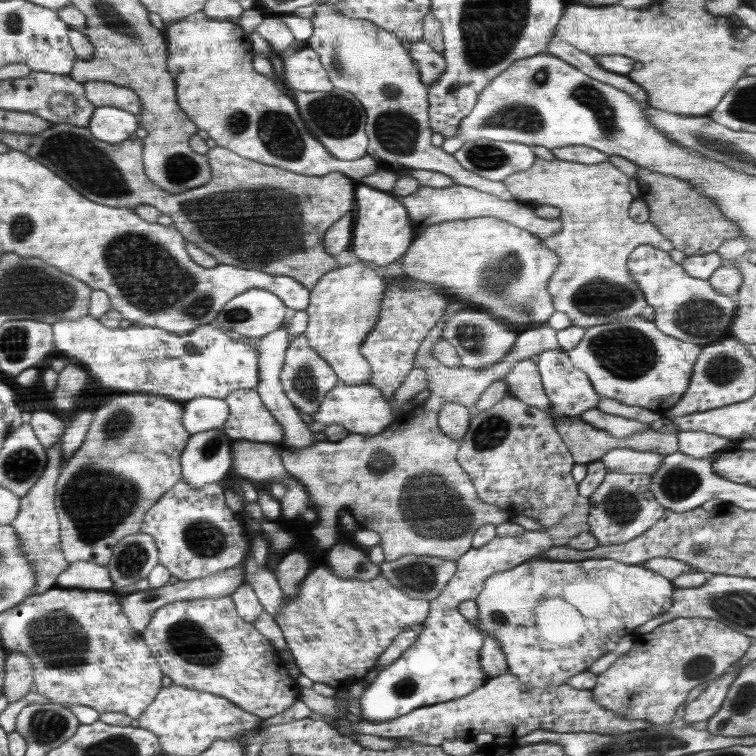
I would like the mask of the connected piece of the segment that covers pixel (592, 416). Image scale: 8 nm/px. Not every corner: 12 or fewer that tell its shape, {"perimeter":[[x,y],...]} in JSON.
{"perimeter":[[586,409],[582,420],[620,439],[651,424]]}

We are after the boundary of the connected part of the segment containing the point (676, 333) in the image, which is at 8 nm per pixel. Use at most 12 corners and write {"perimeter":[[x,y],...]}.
{"perimeter":[[636,247],[626,264],[654,324],[704,347],[730,336],[737,298]]}

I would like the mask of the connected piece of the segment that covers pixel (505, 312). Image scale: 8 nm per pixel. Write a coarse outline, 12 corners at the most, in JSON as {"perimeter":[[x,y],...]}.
{"perimeter":[[500,218],[416,231],[404,275],[518,330],[560,267]]}

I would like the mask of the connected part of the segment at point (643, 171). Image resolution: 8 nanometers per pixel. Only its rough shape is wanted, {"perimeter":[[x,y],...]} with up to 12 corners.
{"perimeter":[[638,166],[649,222],[686,256],[738,228],[690,182]]}

